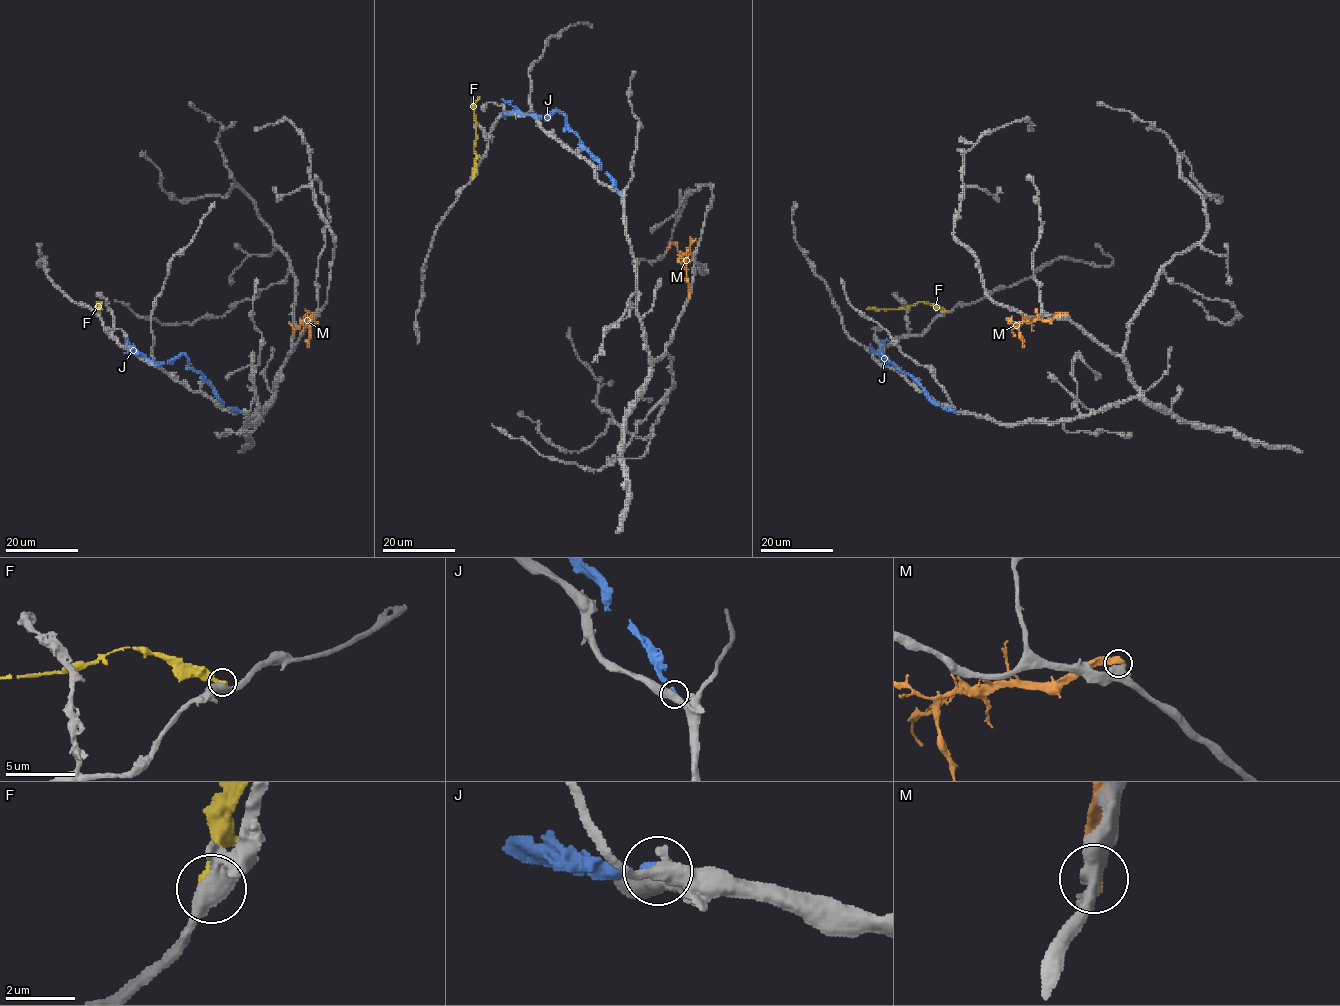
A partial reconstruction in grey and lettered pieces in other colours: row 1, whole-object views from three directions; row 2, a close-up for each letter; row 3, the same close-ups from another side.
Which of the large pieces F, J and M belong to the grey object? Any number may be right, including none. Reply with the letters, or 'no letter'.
no letter

